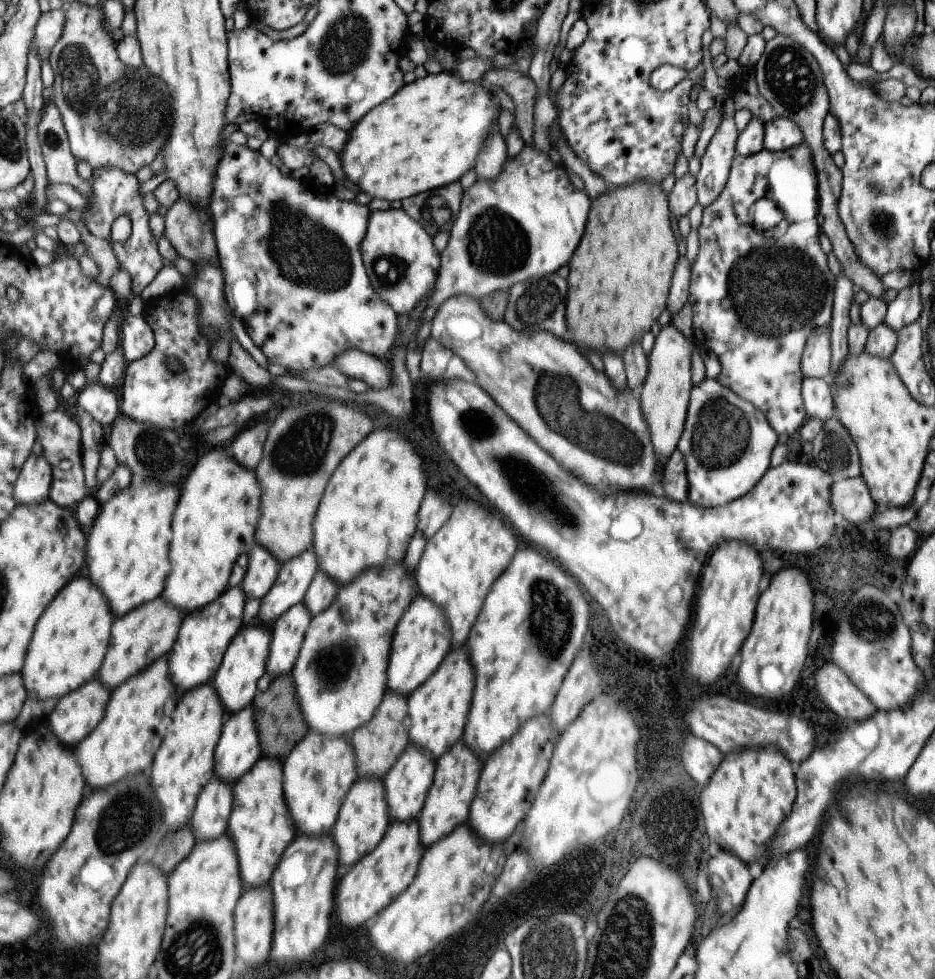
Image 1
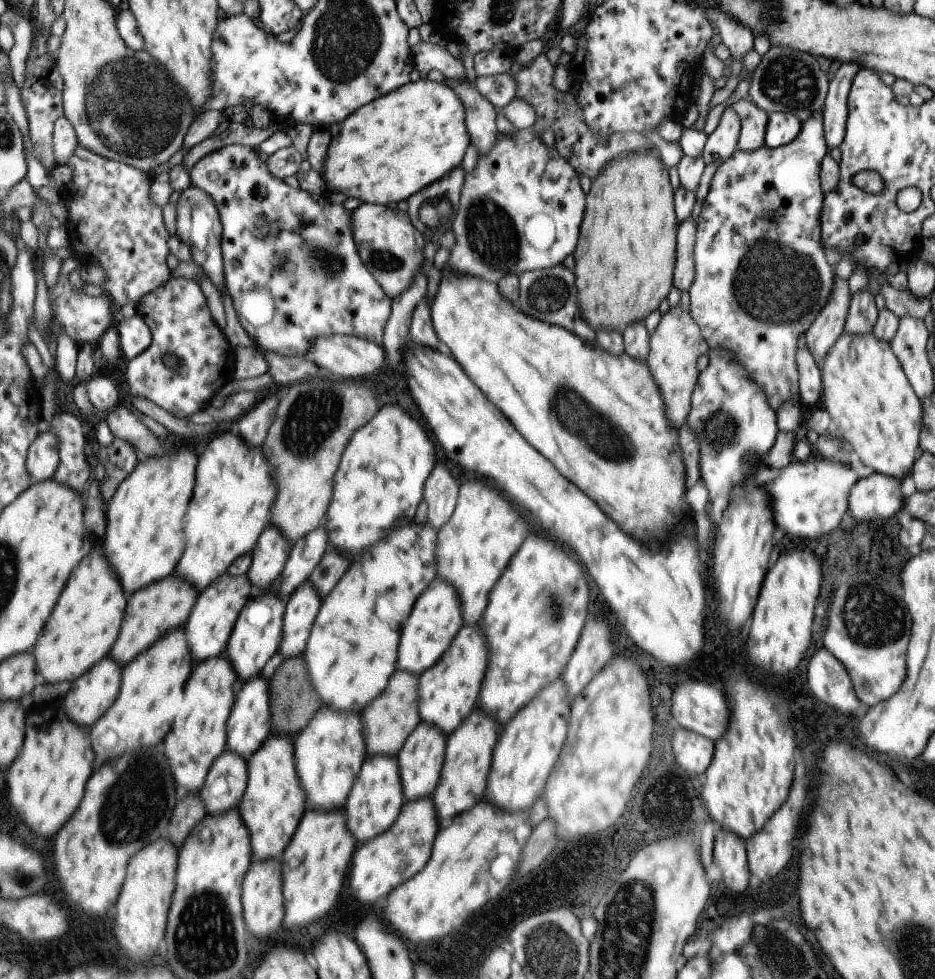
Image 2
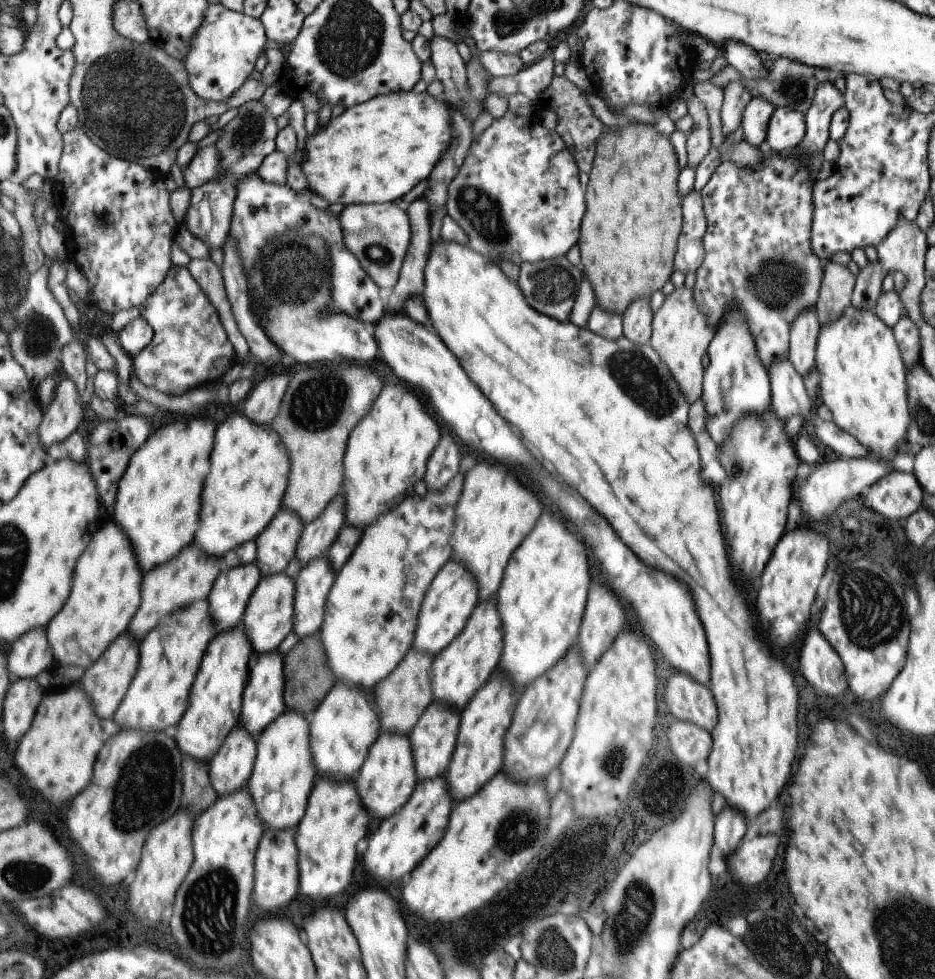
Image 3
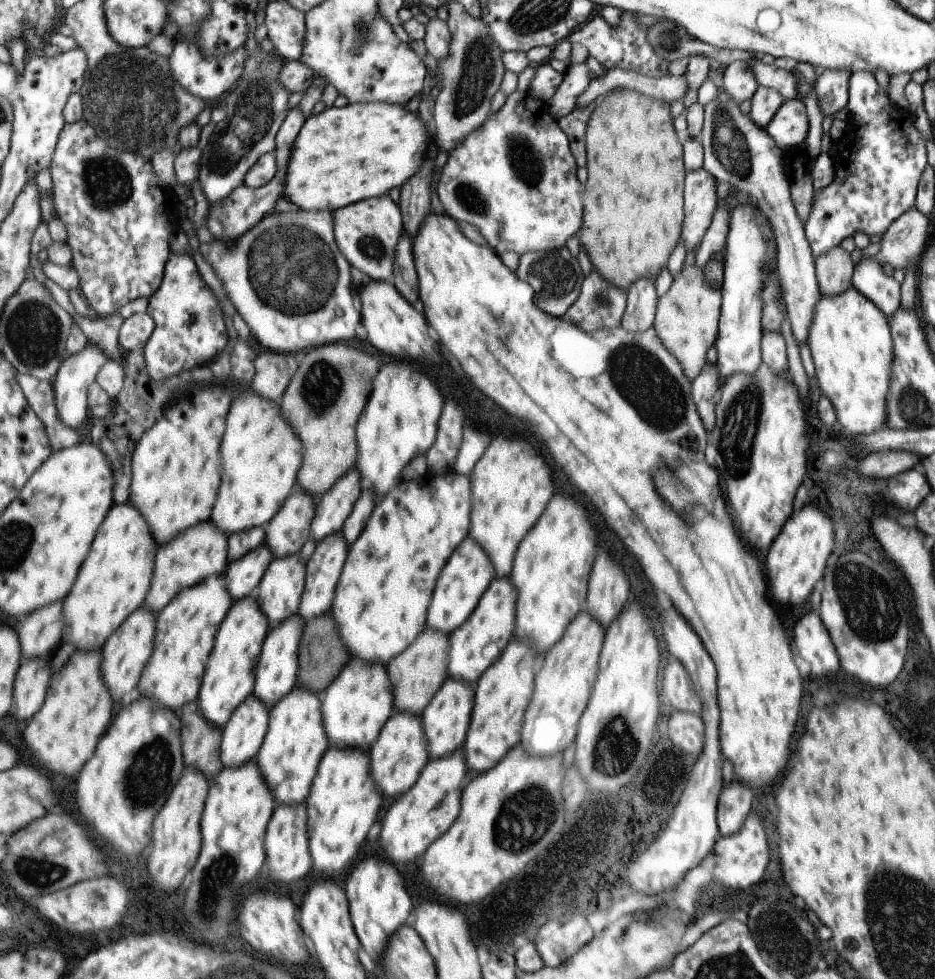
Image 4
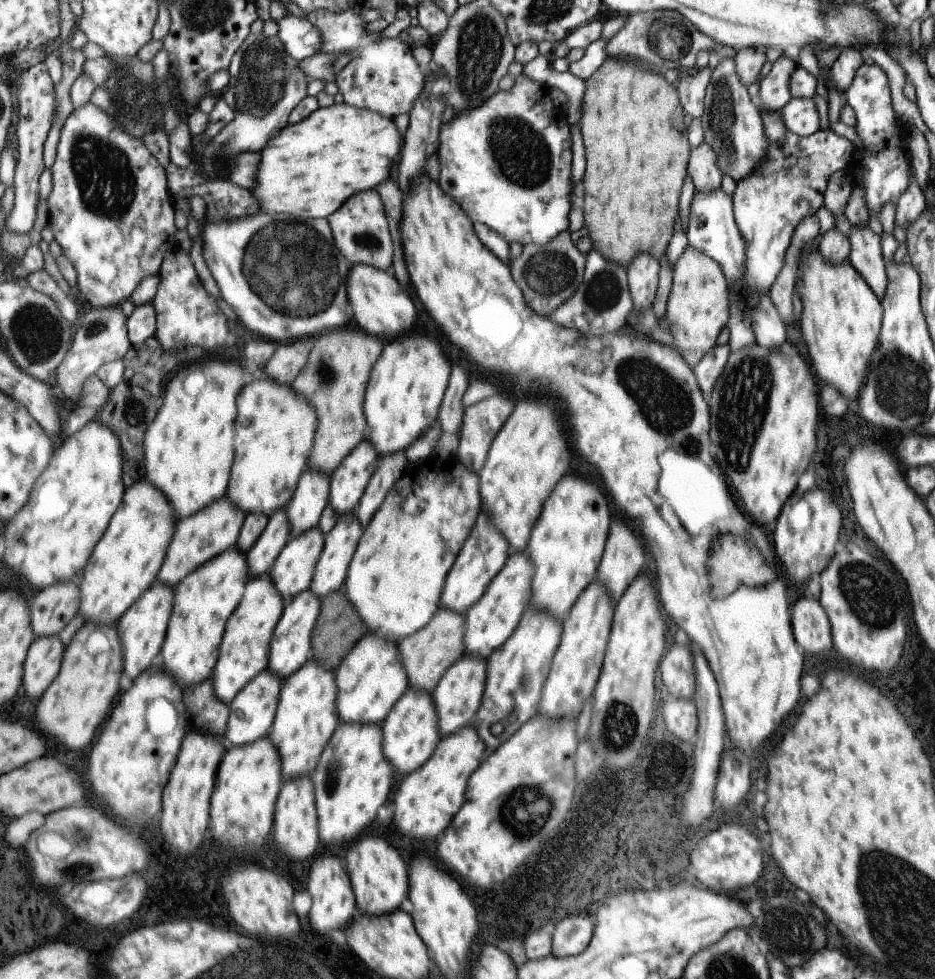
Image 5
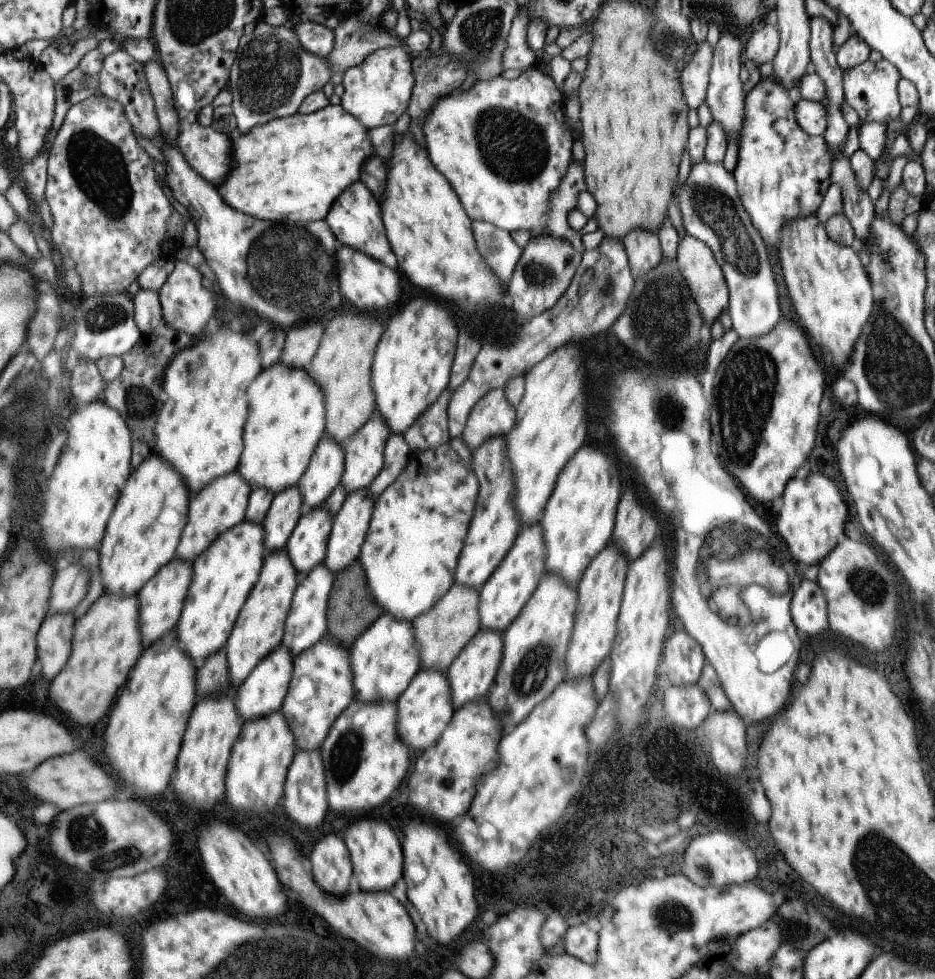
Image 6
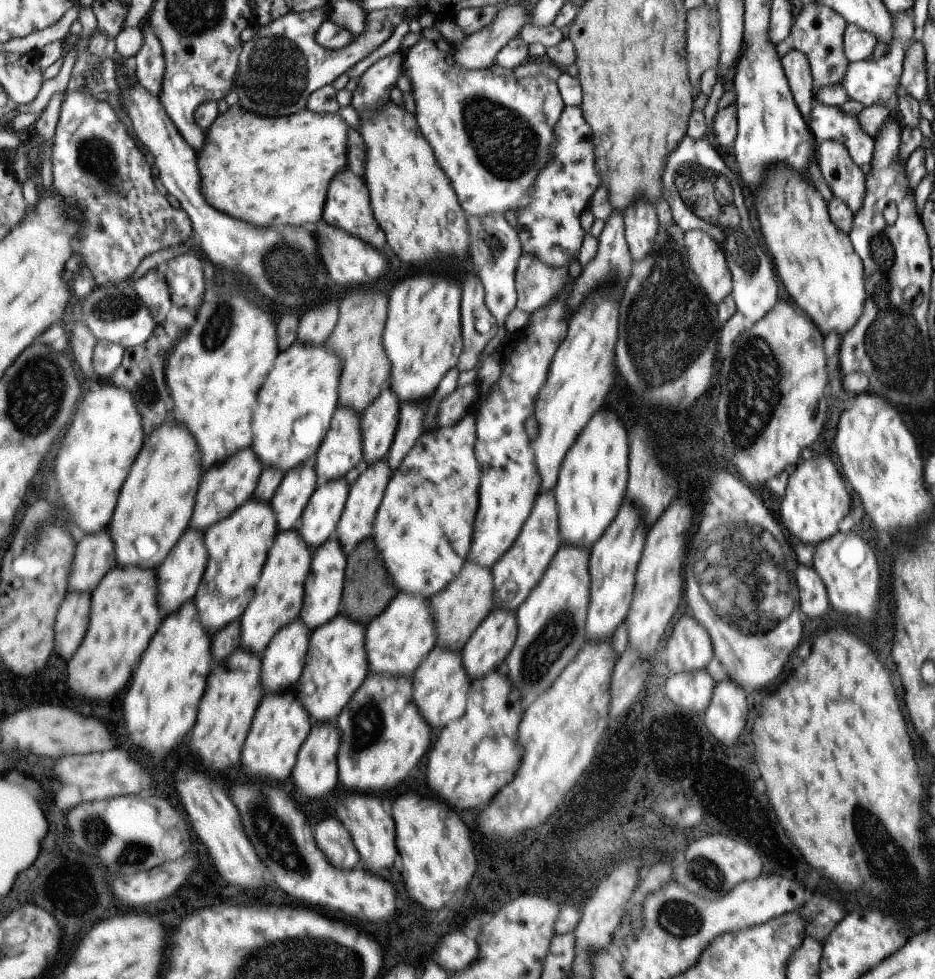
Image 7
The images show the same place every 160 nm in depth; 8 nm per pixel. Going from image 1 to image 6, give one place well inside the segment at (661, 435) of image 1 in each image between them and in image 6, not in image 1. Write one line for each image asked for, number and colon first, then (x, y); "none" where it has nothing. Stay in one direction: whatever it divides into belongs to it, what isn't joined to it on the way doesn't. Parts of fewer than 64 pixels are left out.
2: (675, 344)
3: (680, 335)
4: (685, 320)
5: (696, 309)
6: (694, 260)

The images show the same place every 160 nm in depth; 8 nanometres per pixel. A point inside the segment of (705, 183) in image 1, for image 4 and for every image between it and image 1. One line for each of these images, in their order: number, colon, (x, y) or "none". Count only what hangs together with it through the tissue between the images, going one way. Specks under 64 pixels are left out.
2: (719, 144)
3: (735, 96)
4: (738, 82)

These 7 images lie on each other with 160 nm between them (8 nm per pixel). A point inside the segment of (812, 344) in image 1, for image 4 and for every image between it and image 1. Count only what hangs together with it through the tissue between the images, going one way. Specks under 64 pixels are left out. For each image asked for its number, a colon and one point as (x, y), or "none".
2: (828, 324)
3: (835, 289)
4: (833, 270)

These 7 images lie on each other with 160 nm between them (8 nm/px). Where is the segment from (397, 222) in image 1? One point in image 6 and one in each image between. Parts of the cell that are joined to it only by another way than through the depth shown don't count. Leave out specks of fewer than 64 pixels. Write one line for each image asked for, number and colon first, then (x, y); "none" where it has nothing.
2: (392, 248)
3: (379, 234)
4: (368, 233)
5: (361, 227)
6: (355, 219)

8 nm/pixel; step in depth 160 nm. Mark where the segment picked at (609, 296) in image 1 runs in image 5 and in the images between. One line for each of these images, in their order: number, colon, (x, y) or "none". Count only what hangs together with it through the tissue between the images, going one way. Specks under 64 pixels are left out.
2: (630, 207)
3: (632, 199)
4: (634, 209)
5: (632, 123)

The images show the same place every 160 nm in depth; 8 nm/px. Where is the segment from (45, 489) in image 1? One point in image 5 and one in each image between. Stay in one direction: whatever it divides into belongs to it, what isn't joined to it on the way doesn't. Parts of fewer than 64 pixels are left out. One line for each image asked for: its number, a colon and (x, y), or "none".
2: (43, 460)
3: (65, 412)
4: (78, 373)
5: (101, 337)

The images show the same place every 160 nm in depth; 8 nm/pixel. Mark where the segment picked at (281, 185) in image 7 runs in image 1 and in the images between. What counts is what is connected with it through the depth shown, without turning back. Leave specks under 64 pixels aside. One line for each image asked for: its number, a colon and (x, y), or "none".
1: (429, 135)
2: (389, 149)
3: (375, 152)
4: (327, 173)
5: (309, 170)
6: (291, 170)

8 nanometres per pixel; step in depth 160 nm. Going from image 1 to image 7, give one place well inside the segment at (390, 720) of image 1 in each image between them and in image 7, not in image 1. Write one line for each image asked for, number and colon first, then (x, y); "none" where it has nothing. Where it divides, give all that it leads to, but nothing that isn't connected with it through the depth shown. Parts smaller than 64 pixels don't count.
2: (390, 719)
3: (403, 697)
4: (418, 674)
5: (428, 655)
6: (443, 632)
7: (458, 611)

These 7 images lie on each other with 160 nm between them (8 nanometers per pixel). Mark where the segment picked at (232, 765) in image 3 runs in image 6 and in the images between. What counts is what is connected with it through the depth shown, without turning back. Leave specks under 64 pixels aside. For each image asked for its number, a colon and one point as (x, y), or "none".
4: (243, 737)
5: (252, 714)
6: (266, 688)

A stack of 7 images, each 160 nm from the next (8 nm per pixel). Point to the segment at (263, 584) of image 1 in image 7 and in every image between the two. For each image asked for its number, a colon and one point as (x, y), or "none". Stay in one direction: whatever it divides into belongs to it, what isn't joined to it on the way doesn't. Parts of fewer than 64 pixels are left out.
2: (271, 554)
3: (278, 544)
4: (290, 529)
5: (314, 490)
6: (327, 468)
7: (342, 450)

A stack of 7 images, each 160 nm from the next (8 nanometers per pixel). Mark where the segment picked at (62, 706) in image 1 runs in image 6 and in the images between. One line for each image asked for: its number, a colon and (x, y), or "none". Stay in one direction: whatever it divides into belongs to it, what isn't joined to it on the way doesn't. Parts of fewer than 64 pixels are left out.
2: (95, 692)
3: (107, 682)
4: (128, 650)
5: (143, 628)
6: (162, 599)

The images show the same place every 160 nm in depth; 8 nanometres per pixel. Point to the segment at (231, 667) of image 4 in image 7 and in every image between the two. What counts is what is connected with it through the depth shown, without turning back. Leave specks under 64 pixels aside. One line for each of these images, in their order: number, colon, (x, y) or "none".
5: (246, 650)
6: (261, 628)
7: (279, 600)

